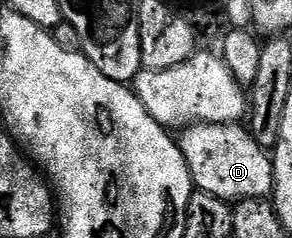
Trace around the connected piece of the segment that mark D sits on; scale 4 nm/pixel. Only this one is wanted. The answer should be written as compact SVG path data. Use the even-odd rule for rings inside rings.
M195 122L180 135L182 156L197 190L212 193L217 199L264 199L274 190L274 165L271 156L254 140L245 126L232 123Z

